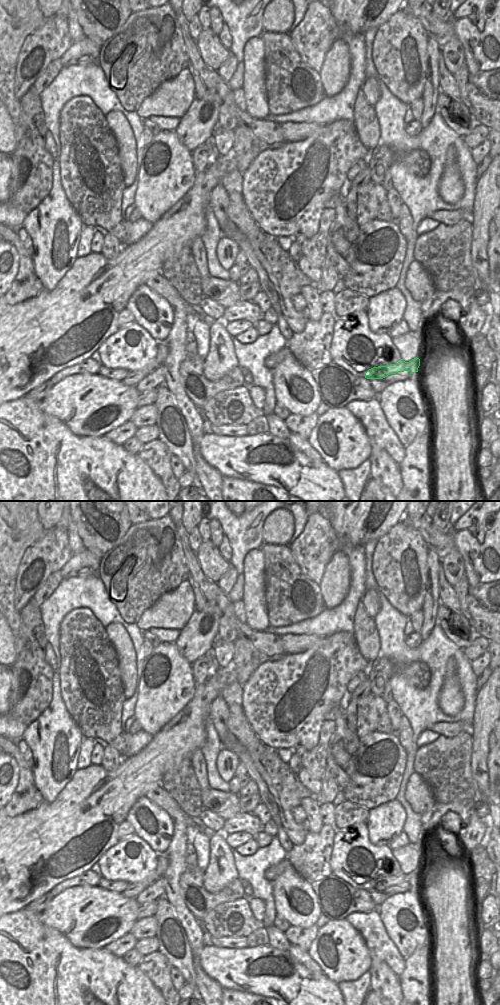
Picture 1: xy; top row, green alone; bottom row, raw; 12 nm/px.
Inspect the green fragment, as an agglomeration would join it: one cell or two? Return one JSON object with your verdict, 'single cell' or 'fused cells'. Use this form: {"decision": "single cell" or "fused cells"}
{"decision": "fused cells"}

